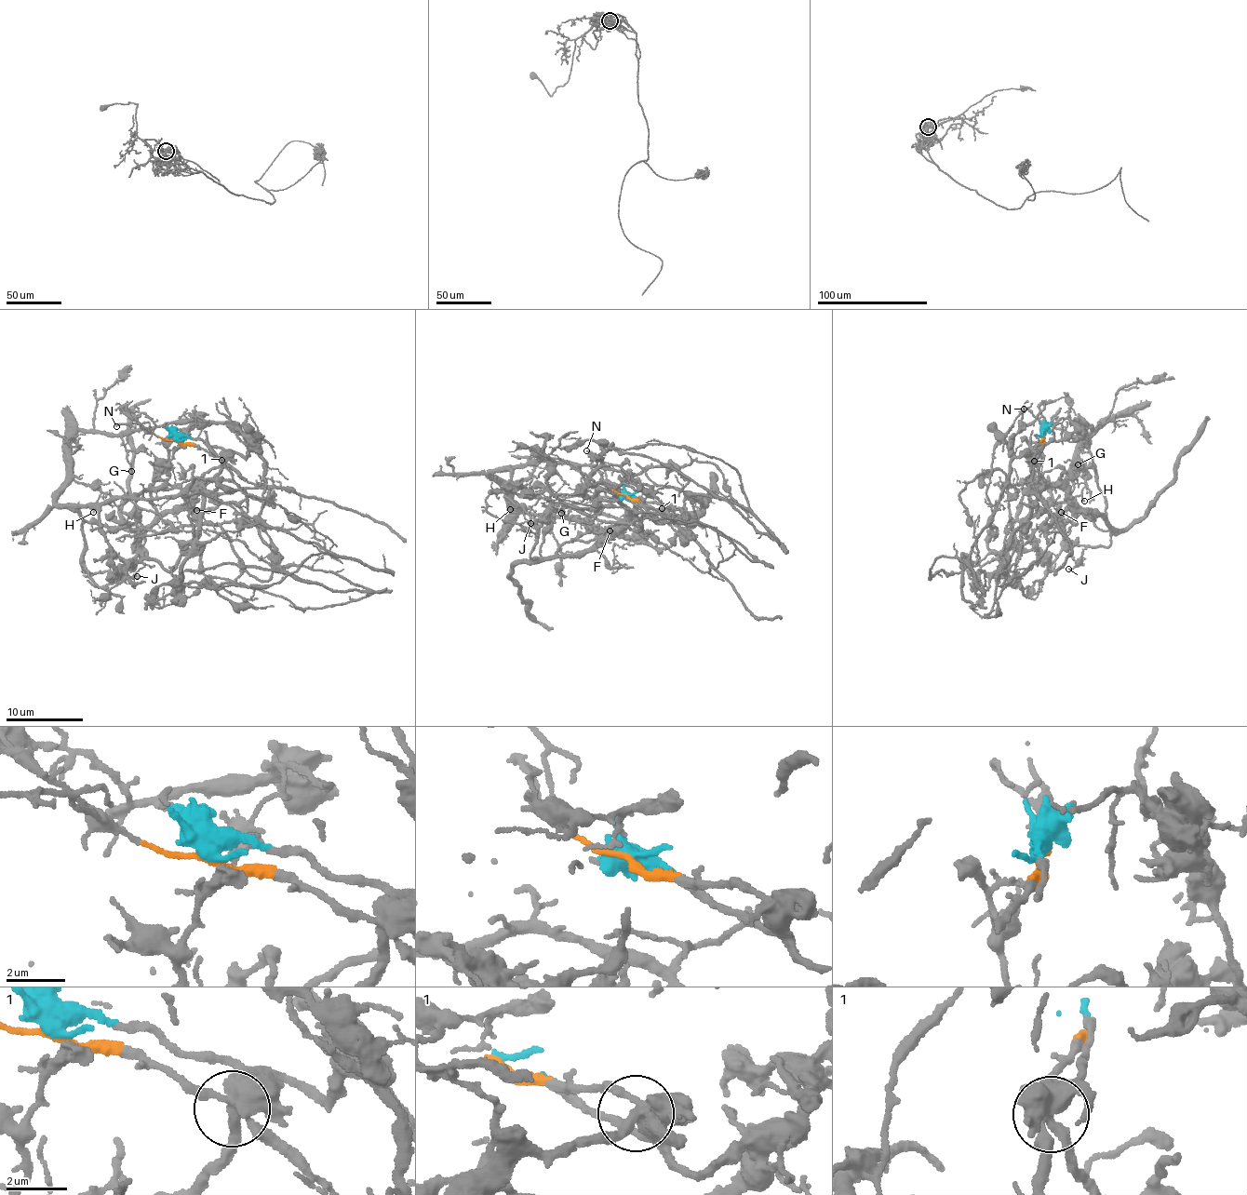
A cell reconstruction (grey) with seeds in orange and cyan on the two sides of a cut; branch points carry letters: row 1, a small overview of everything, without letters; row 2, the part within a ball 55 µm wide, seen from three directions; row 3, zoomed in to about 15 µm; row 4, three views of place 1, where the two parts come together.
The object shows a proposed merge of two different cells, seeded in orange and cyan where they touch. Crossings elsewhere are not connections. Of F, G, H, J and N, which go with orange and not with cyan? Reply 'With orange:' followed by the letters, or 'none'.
With orange: N

